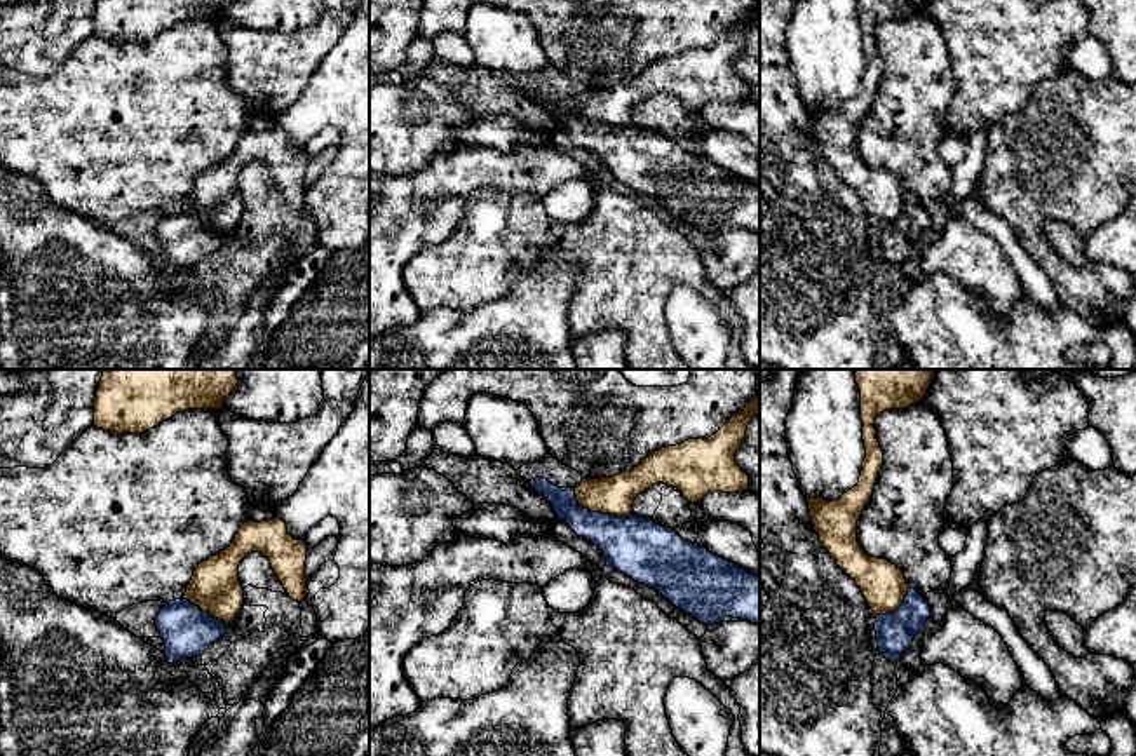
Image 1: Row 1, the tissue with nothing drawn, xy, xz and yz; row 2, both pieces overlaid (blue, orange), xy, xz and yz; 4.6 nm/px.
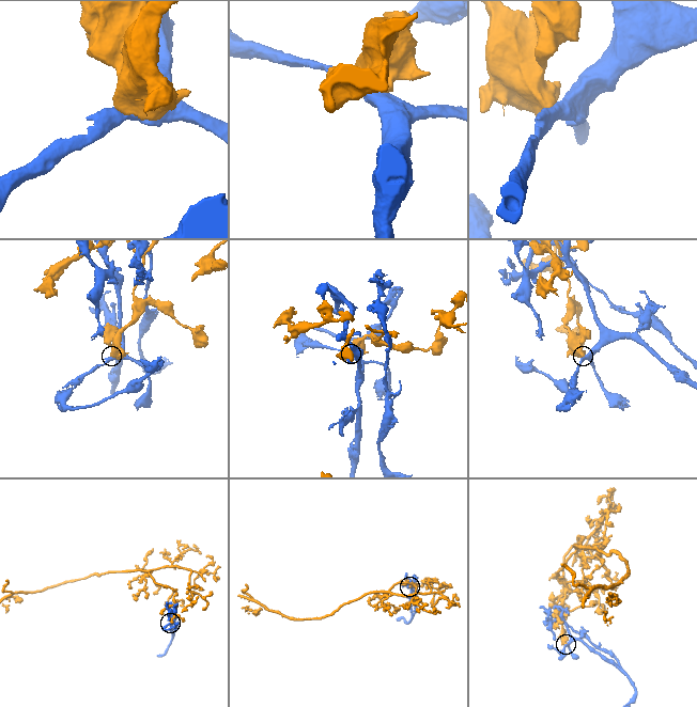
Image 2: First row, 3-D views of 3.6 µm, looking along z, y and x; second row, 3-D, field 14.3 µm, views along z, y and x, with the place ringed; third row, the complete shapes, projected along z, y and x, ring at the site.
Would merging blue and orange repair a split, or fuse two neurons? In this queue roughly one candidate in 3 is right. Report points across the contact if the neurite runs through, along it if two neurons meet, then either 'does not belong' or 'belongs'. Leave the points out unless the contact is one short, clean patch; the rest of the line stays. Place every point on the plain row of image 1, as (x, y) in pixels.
does not belong

